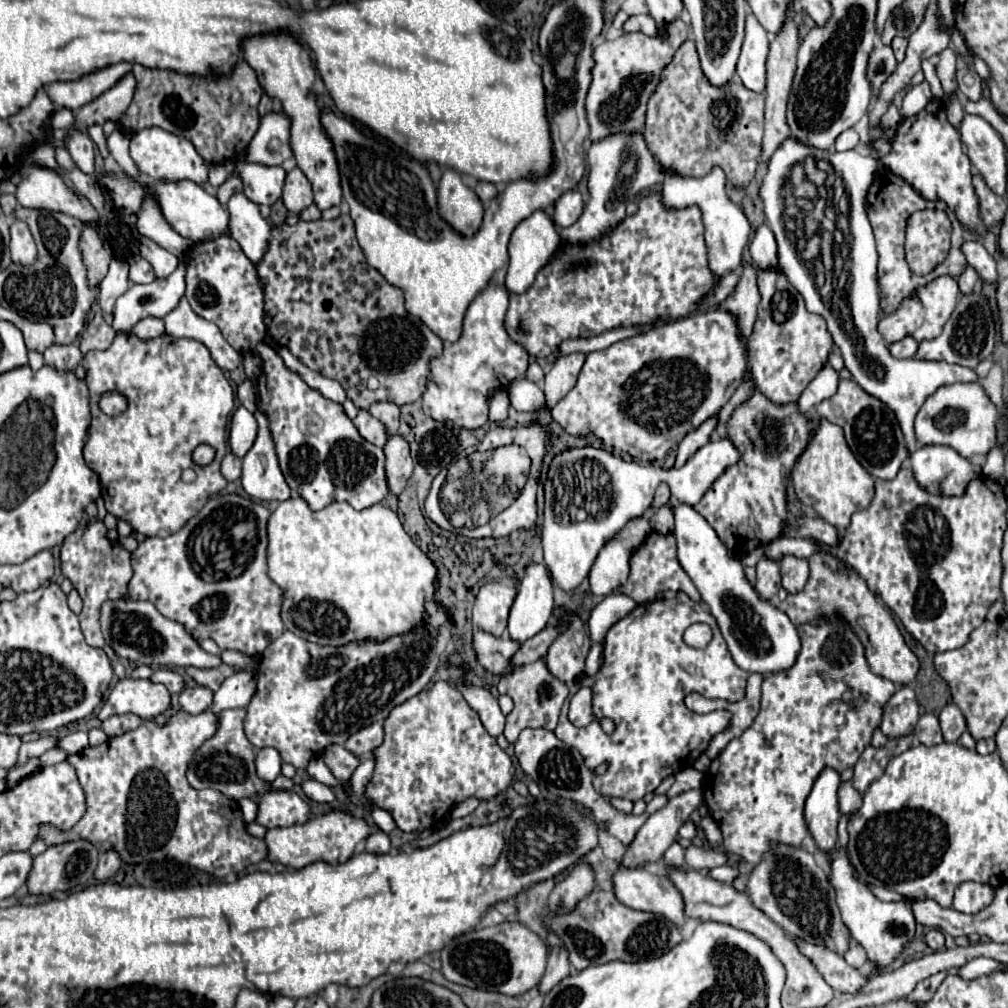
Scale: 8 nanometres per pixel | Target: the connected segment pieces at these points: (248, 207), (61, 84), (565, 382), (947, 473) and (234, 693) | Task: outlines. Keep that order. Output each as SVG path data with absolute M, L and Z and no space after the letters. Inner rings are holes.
M234 193L226 205L230 221L230 235L234 231L234 239L242 245L244 253L256 263L264 255L264 245L268 245L268 233L270 225L260 215L260 209L256 203L248 201L244 193Z
M126 61L114 63L104 69L92 71L76 81L54 81L46 87L46 91L56 103L56 107L66 107L66 109L76 111L88 101L96 99L100 93L108 91L112 85L116 85L116 81L124 77L124 73L128 73L130 69L132 65Z
M572 353L572 355L562 355L554 361L552 369L546 375L546 385L544 385L548 409L552 409L576 385L584 359L586 359L584 353Z
M946 445L920 447L910 455L910 461L916 481L920 481L920 487L928 489L930 493L960 495L964 493L964 485L982 473L978 465L972 465Z
M234 673L228 677L220 689L214 693L214 713L220 713L224 709L234 709L234 707L246 707L248 701L254 697L256 689L256 679L252 673Z

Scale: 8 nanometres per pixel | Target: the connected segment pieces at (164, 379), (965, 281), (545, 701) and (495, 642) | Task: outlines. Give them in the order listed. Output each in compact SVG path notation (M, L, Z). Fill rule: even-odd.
M116 333L106 351L88 351L84 355L84 369L92 407L92 425L84 447L84 459L100 477L108 513L116 519L124 519L132 525L134 533L144 533L146 537L168 537L176 533L206 505L210 495L220 493L228 483L220 473L220 461L226 455L226 421L234 407L234 393L230 391L228 379L212 361L206 345L194 339L174 339L170 335L142 341L132 333ZM104 391L120 391L128 397L128 409L120 417L110 417L100 411L98 399ZM200 443L216 451L208 465L196 465L192 461L192 451ZM186 467L196 471L192 483L180 479Z
M966 267L966 271L958 277L958 285L960 285L960 293L968 295L974 291L974 283L978 281L978 273L972 267Z
M538 659L530 665L522 665L522 667L514 667L512 671L504 673L500 677L498 683L498 693L510 695L514 701L514 709L510 711L510 715L506 717L506 729L504 735L510 743L516 743L518 735L522 729L526 727L546 727L546 729L556 729L556 715L560 715L562 703L568 697L568 685L560 679L556 679L544 659Z
M482 629L474 631L472 637L472 649L476 653L478 663L494 675L500 675L508 669L508 657L512 657L512 653L516 653L518 647L520 643L512 639L494 637Z

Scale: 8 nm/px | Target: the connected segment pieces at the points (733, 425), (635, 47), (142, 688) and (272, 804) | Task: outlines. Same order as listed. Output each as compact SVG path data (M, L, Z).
M754 389L752 397L746 399L740 407L734 409L730 415L730 421L726 425L726 439L732 441L732 445L740 453L740 461L730 465L704 493L702 501L694 507L716 531L716 535L730 547L732 557L742 557L748 551L752 551L758 545L766 545L774 539L778 539L786 527L788 521L788 509L786 509L786 483L790 479L790 471L800 457L800 453L806 449L810 435L818 429L818 419L810 419L804 413L800 413L798 403L786 403L776 405L762 393Z
M676 19L674 23L666 25L656 37L644 37L644 33L624 33L614 41L604 41L592 51L594 67L592 67L592 83L586 95L586 117L590 125L590 139L598 141L600 137L606 137L608 133L622 133L628 129L628 133L642 131L644 129L644 113L648 97L652 95L652 89L656 89L656 81L660 81L660 69L672 61L676 49L690 37L690 29L684 25L682 19Z
M124 677L112 689L112 693L110 693L108 701L104 703L98 718L104 721L104 719L108 719L112 715L136 713L142 719L154 719L160 713L164 713L168 707L170 707L170 693L168 693L168 689L162 683L152 683L150 679L130 679L130 677Z
M268 791L260 797L256 823L266 829L274 829L308 823L310 817L310 805L294 791Z

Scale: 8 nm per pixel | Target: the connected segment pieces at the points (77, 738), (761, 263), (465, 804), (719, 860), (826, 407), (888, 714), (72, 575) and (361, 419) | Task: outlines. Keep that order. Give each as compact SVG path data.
M80 731L64 735L62 739L56 741L56 747L62 749L64 753L80 753L80 749L84 749L86 745L88 745L88 735Z
M766 223L756 229L748 251L760 269L776 269L776 239Z
M468 799L468 801L462 801L462 803L458 803L458 805L450 811L450 817L452 817L452 819L466 817L466 815L470 815L476 807L478 807L478 799Z
M690 845L684 851L684 861L686 861L686 865L690 865L696 871L704 871L704 869L712 869L718 865L726 865L726 855L722 855L718 851L698 849L698 847Z
M840 379L838 391L834 397L824 399L816 407L816 415L836 423L844 429L846 443L850 451L856 455L858 463L876 479L892 479L896 477L902 461L908 457L904 437L900 433L900 425L894 417L894 413L876 397L868 395L856 381Z
M904 685L902 689L898 689L892 699L888 701L888 705L884 707L884 719L882 719L882 733L888 739L896 739L896 737L904 737L914 733L914 725L918 721L918 701L916 695L912 691L912 687Z
M90 521L86 527L78 527L70 537L66 537L60 551L62 573L64 577L72 581L74 589L80 593L84 601L84 609L80 613L80 627L88 645L92 647L104 647L104 637L102 637L100 621L98 621L100 605L108 599L122 599L126 595L126 585L132 577L130 553L122 545L112 543L104 535L106 535L104 523Z
M358 411L358 415L352 419L352 423L356 425L358 433L370 441L372 445L382 447L386 443L386 433L384 433L384 425L380 425L380 421L376 421L368 411Z

